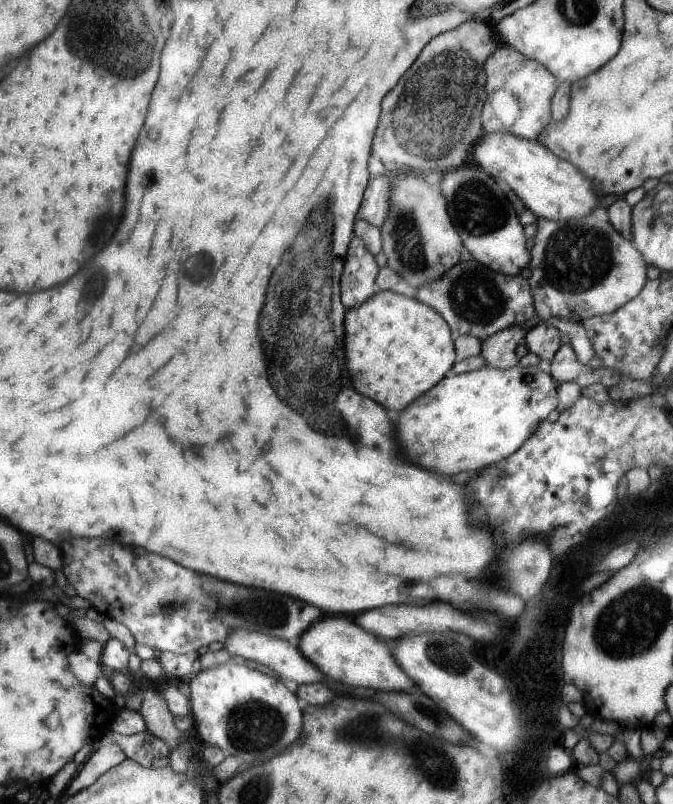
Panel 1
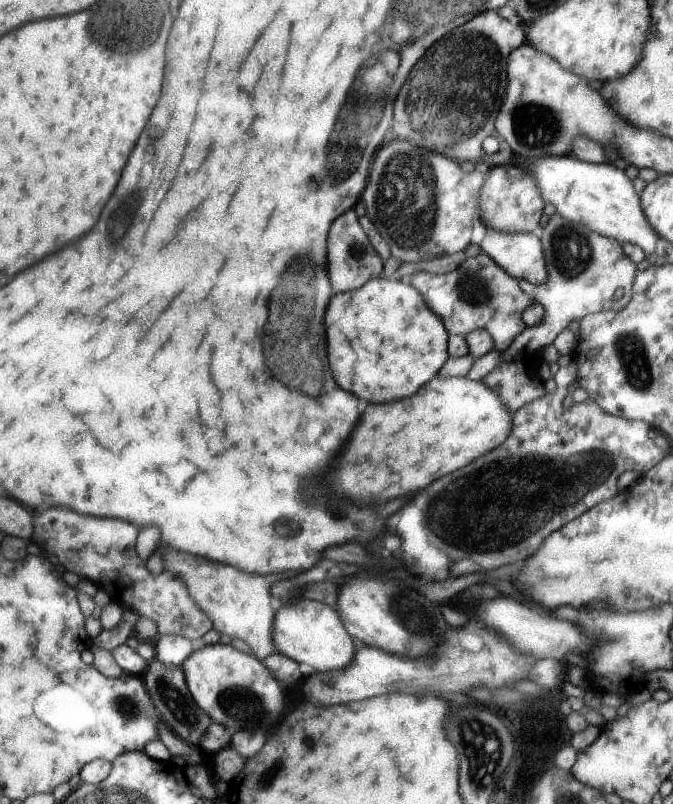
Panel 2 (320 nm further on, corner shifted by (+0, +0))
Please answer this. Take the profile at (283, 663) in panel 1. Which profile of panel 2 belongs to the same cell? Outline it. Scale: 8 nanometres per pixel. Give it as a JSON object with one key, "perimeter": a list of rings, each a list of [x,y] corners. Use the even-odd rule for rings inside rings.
{"perimeter":[[[169,550],[164,554],[164,568],[182,576],[197,604],[212,618],[214,628],[220,634],[241,639],[249,644],[258,659],[264,660],[270,654],[277,653],[273,638],[276,624],[277,607],[272,602],[272,586],[275,582],[297,576],[299,572],[289,574],[271,574],[271,576],[251,576],[235,566],[213,562],[201,556],[185,554],[179,550]]]}

